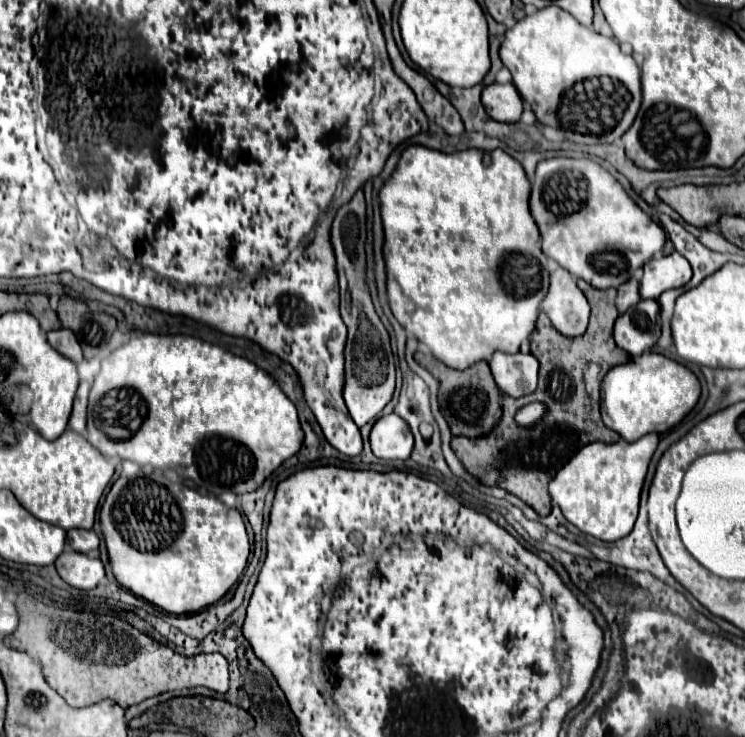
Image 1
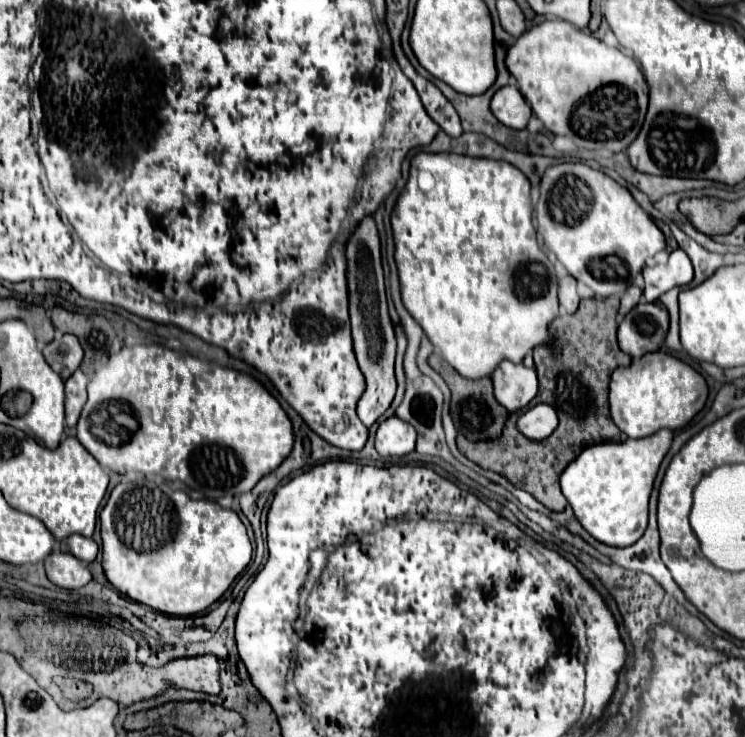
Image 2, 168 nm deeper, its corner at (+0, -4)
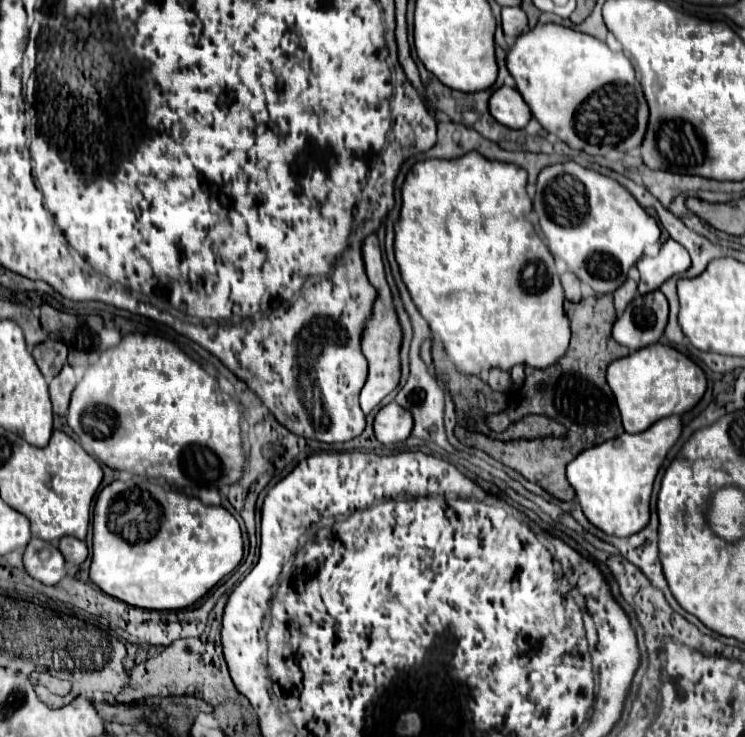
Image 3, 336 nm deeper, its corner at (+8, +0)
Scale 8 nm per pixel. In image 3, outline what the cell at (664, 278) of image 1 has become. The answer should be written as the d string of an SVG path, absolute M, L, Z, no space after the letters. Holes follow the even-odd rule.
M669 239L661 245L661 251L657 257L643 257L637 263L637 269L641 273L639 281L639 293L651 293L659 289L669 277L685 273L691 267L691 259L685 247L681 247L677 241Z

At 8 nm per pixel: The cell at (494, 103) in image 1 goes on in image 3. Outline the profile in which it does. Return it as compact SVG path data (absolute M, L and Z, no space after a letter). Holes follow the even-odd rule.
M507 85L499 87L491 95L489 111L501 125L507 125L511 129L523 129L531 119L531 111L525 105L521 93Z

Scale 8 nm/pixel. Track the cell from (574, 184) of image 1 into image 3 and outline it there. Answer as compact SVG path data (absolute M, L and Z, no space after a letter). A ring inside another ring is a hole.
M573 161L549 165L539 173L533 209L539 217L541 231L549 241L551 255L561 257L567 263L569 271L573 271L583 283L593 287L597 293L613 293L625 281L629 267L633 267L643 255L656 256L660 251L659 225L643 211L635 197L617 181L597 171L585 169Z

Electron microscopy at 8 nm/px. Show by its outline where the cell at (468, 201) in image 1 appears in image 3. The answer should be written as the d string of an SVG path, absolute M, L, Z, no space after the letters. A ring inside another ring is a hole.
M471 151L471 153L457 157L457 159L425 159L425 161L415 163L411 167L411 171L407 173L403 189L401 189L403 203L401 203L399 219L395 223L395 259L399 263L401 279L407 285L415 307L419 309L423 319L429 323L433 335L441 339L445 353L455 363L455 367L465 375L485 377L491 367L499 367L499 369L509 371L517 363L545 369L545 367L553 365L569 347L569 321L567 321L565 311L563 311L563 289L561 289L561 283L559 283L555 263L553 263L549 249L535 235L533 225L527 219L531 213L531 199L525 191L525 185L527 185L527 171L525 169L521 169L517 165L501 163L501 161L489 161L489 159L481 157L481 153Z

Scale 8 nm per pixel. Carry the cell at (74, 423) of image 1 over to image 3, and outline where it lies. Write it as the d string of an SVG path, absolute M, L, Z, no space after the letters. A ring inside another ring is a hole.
M65 365L61 373L49 383L49 395L51 395L55 415L67 415L69 399L71 399L75 385L77 385L77 375L71 369L71 365Z

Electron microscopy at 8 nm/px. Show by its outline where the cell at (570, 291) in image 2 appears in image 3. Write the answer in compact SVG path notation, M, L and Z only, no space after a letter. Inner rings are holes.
M571 271L561 275L561 285L563 285L563 291L565 291L565 299L569 299L569 301L579 301L581 299L579 279Z

